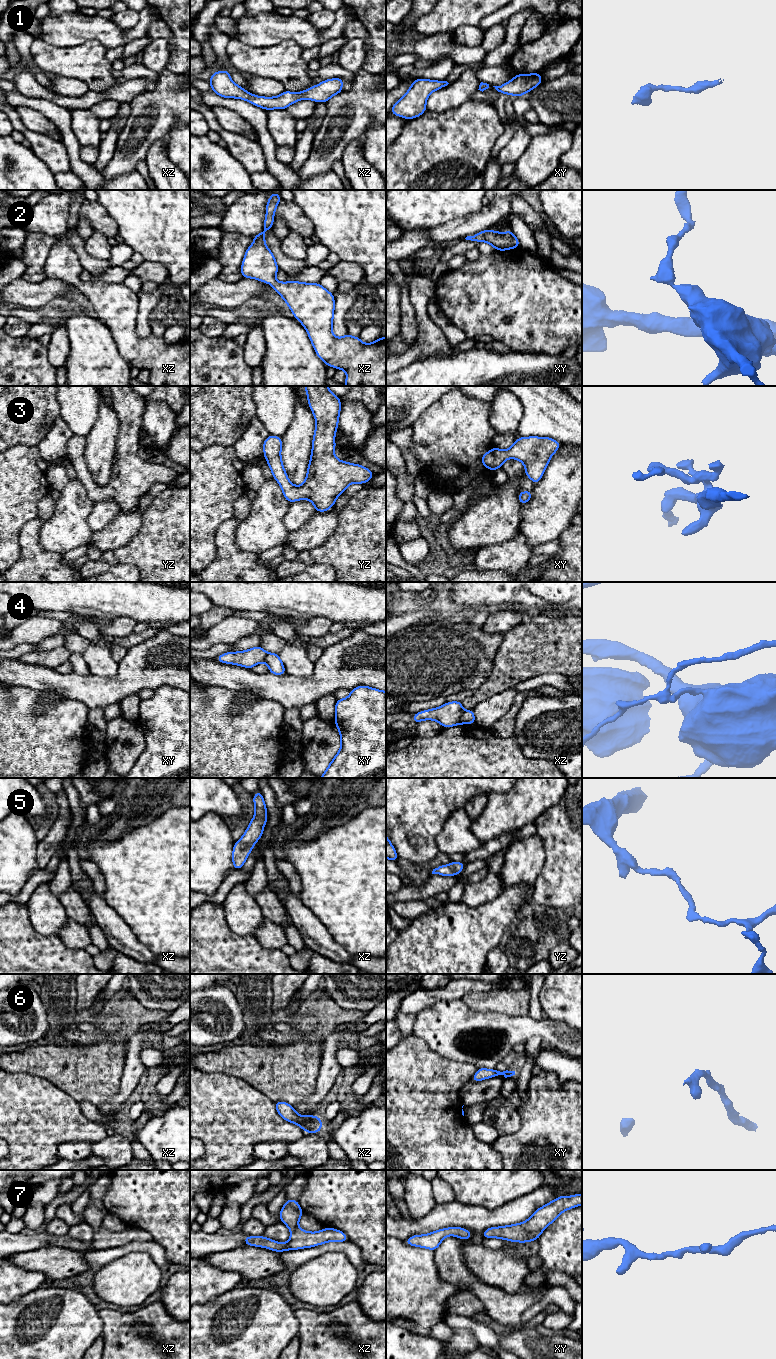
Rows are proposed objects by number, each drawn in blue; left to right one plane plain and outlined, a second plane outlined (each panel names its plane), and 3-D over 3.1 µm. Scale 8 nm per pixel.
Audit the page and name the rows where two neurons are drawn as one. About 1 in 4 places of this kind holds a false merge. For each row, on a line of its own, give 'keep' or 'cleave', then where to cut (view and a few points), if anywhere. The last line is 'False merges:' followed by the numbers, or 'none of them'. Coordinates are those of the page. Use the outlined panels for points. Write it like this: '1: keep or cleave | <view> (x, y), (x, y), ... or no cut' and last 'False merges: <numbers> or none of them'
1: keep | no cut
2: keep | no cut
3: keep | no cut
4: cleave | xz (464, 711), (460, 723)
5: keep | no cut
6: keep | no cut
7: keep | no cut
False merges: 4

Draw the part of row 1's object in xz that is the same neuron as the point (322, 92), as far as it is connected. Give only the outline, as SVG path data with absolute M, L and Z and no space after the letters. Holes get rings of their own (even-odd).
M230 70L213 73L208 82L212 91L221 97L243 99L265 110L285 110L291 104L304 99L326 103L332 96L343 92L342 84L345 80L342 78L327 79L303 92L293 93L285 90L277 97L262 97L249 93L231 80Z

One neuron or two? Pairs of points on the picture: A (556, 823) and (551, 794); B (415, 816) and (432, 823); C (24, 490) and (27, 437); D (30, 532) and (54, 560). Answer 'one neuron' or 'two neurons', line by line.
A: two neurons
B: one neuron
C: two neurons
D: one neuron

